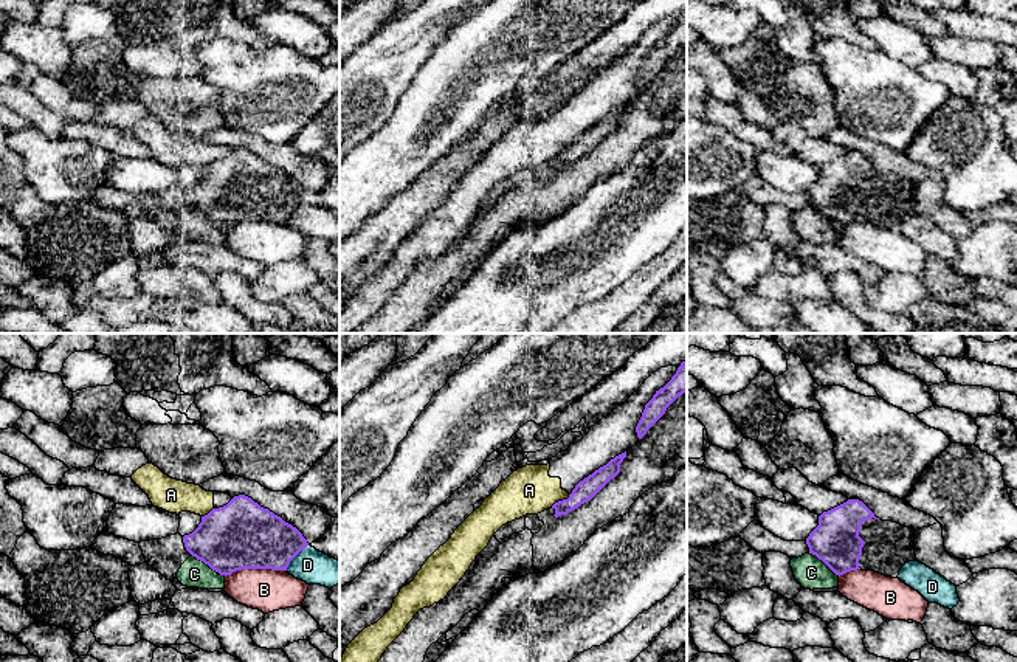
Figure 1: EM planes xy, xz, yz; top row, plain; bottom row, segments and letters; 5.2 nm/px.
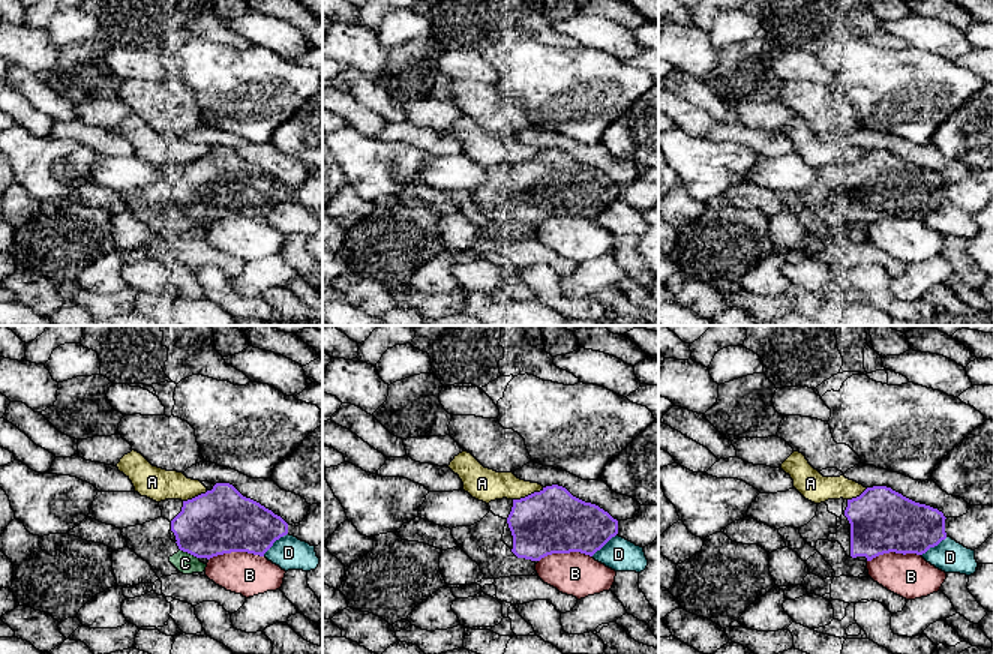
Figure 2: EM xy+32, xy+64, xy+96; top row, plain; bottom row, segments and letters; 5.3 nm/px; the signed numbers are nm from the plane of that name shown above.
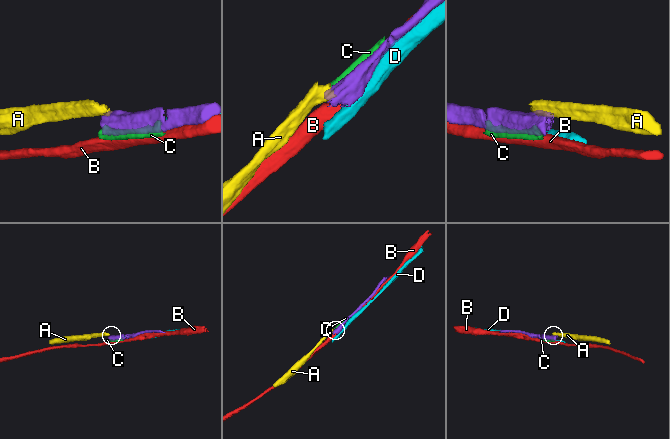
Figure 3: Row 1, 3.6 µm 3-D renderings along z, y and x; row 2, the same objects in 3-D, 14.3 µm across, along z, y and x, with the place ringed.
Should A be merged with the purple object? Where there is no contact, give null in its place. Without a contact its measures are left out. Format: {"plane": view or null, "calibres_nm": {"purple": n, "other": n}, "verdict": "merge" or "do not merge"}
{"plane": "xz", "calibres_nm": {"purple": 110, "other": 260}, "verdict": "do not merge"}

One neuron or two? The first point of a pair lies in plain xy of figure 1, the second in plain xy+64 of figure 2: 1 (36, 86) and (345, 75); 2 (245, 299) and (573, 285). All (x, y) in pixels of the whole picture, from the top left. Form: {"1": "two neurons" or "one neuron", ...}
{"1": "one neuron", "2": "two neurons"}

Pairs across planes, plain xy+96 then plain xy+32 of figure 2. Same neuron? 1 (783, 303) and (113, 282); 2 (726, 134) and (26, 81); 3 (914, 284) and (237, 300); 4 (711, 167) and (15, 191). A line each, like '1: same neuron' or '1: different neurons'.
1: different neurons
2: different neurons
3: different neurons
4: different neurons

